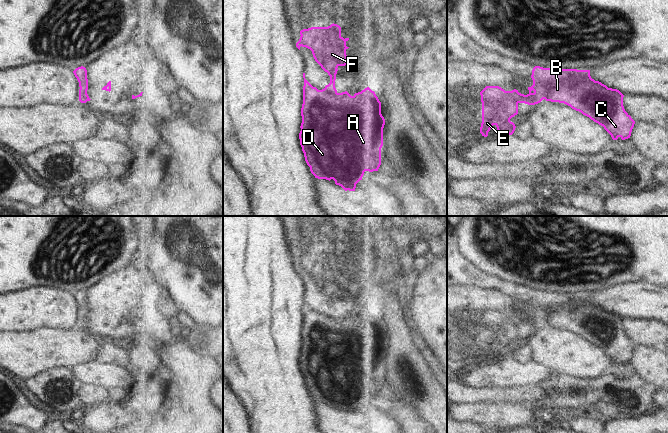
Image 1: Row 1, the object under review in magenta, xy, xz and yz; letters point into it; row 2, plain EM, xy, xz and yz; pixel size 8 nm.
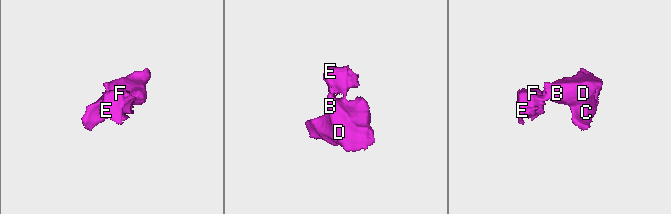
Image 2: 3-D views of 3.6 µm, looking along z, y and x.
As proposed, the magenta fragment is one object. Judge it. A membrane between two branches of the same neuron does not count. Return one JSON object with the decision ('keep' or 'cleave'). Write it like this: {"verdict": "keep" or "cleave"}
{"verdict": "cleave"}

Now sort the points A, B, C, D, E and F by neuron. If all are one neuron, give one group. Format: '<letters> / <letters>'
A B C D / E F

